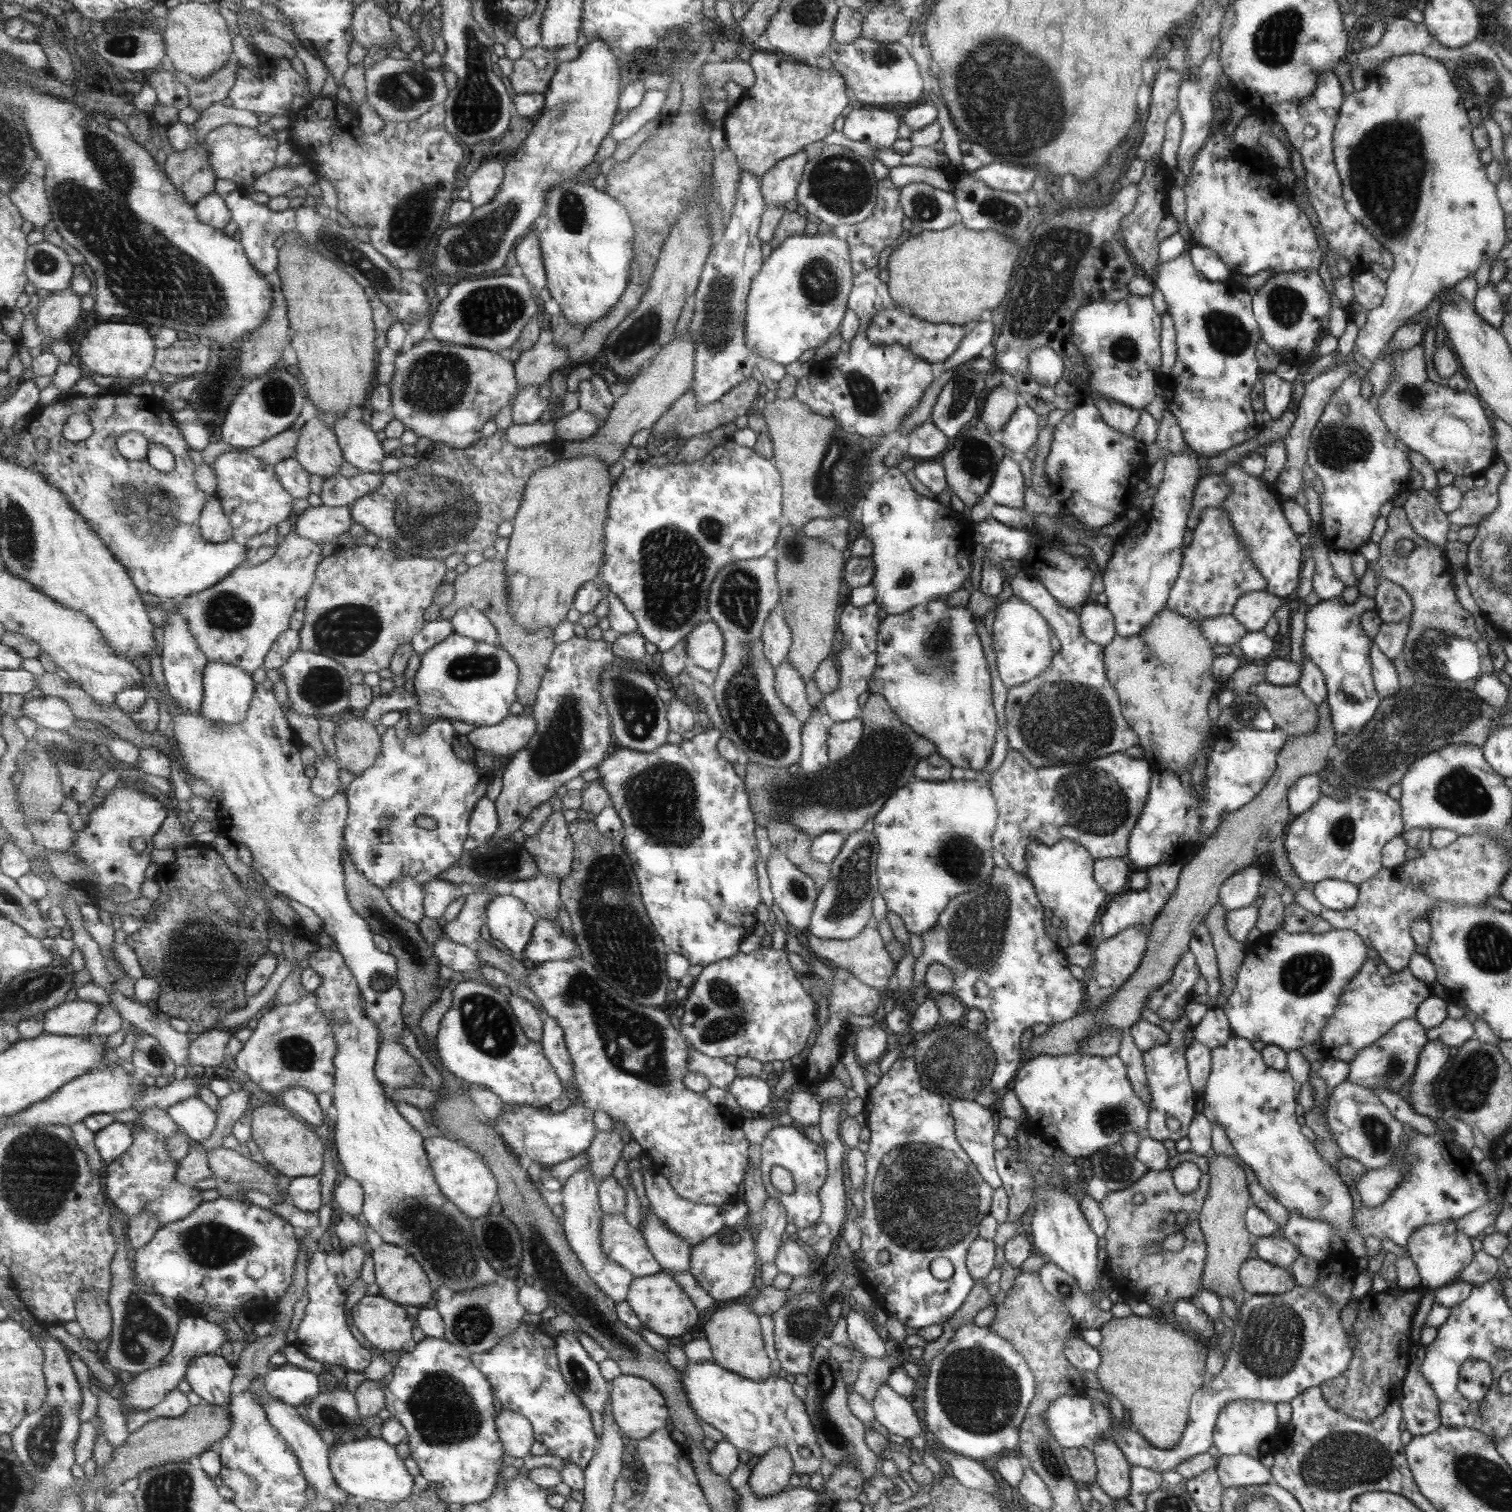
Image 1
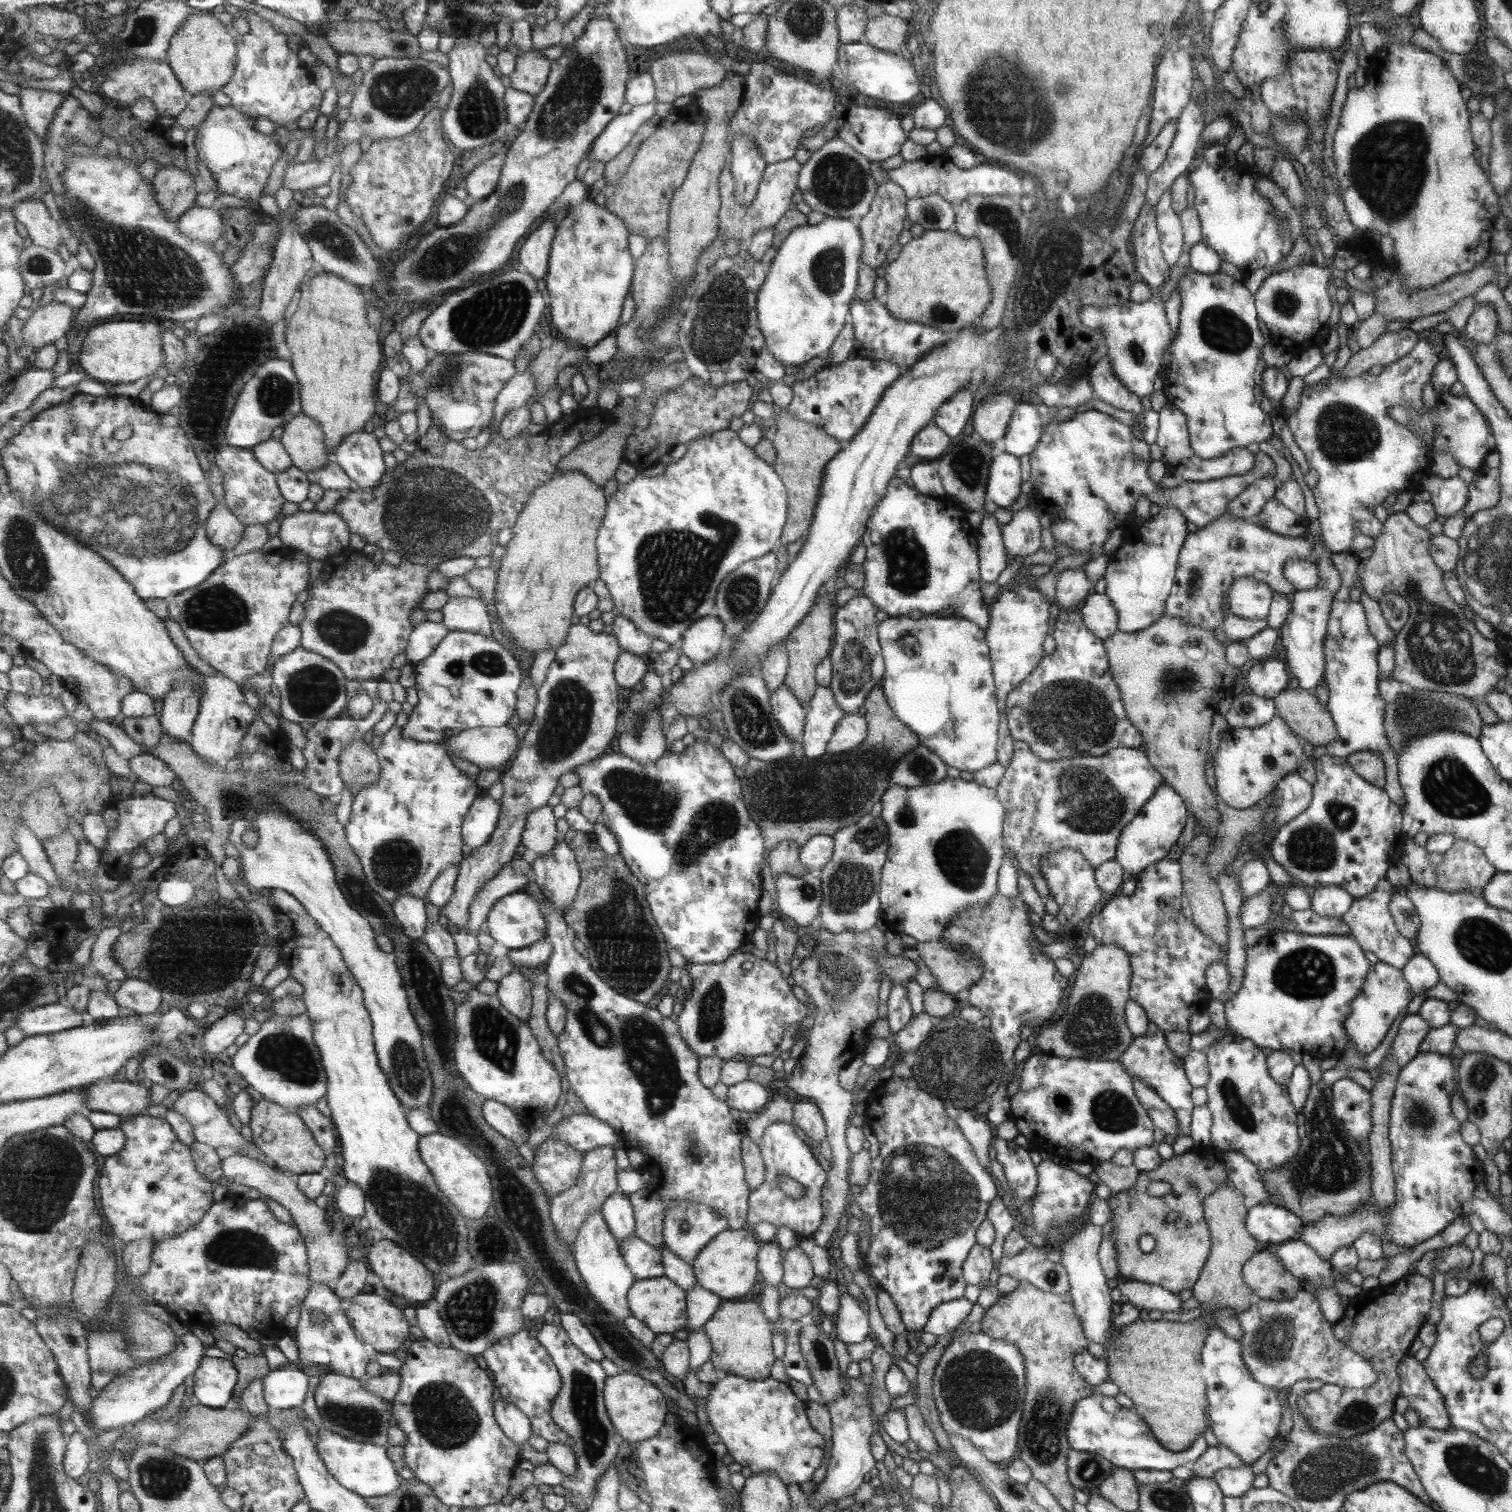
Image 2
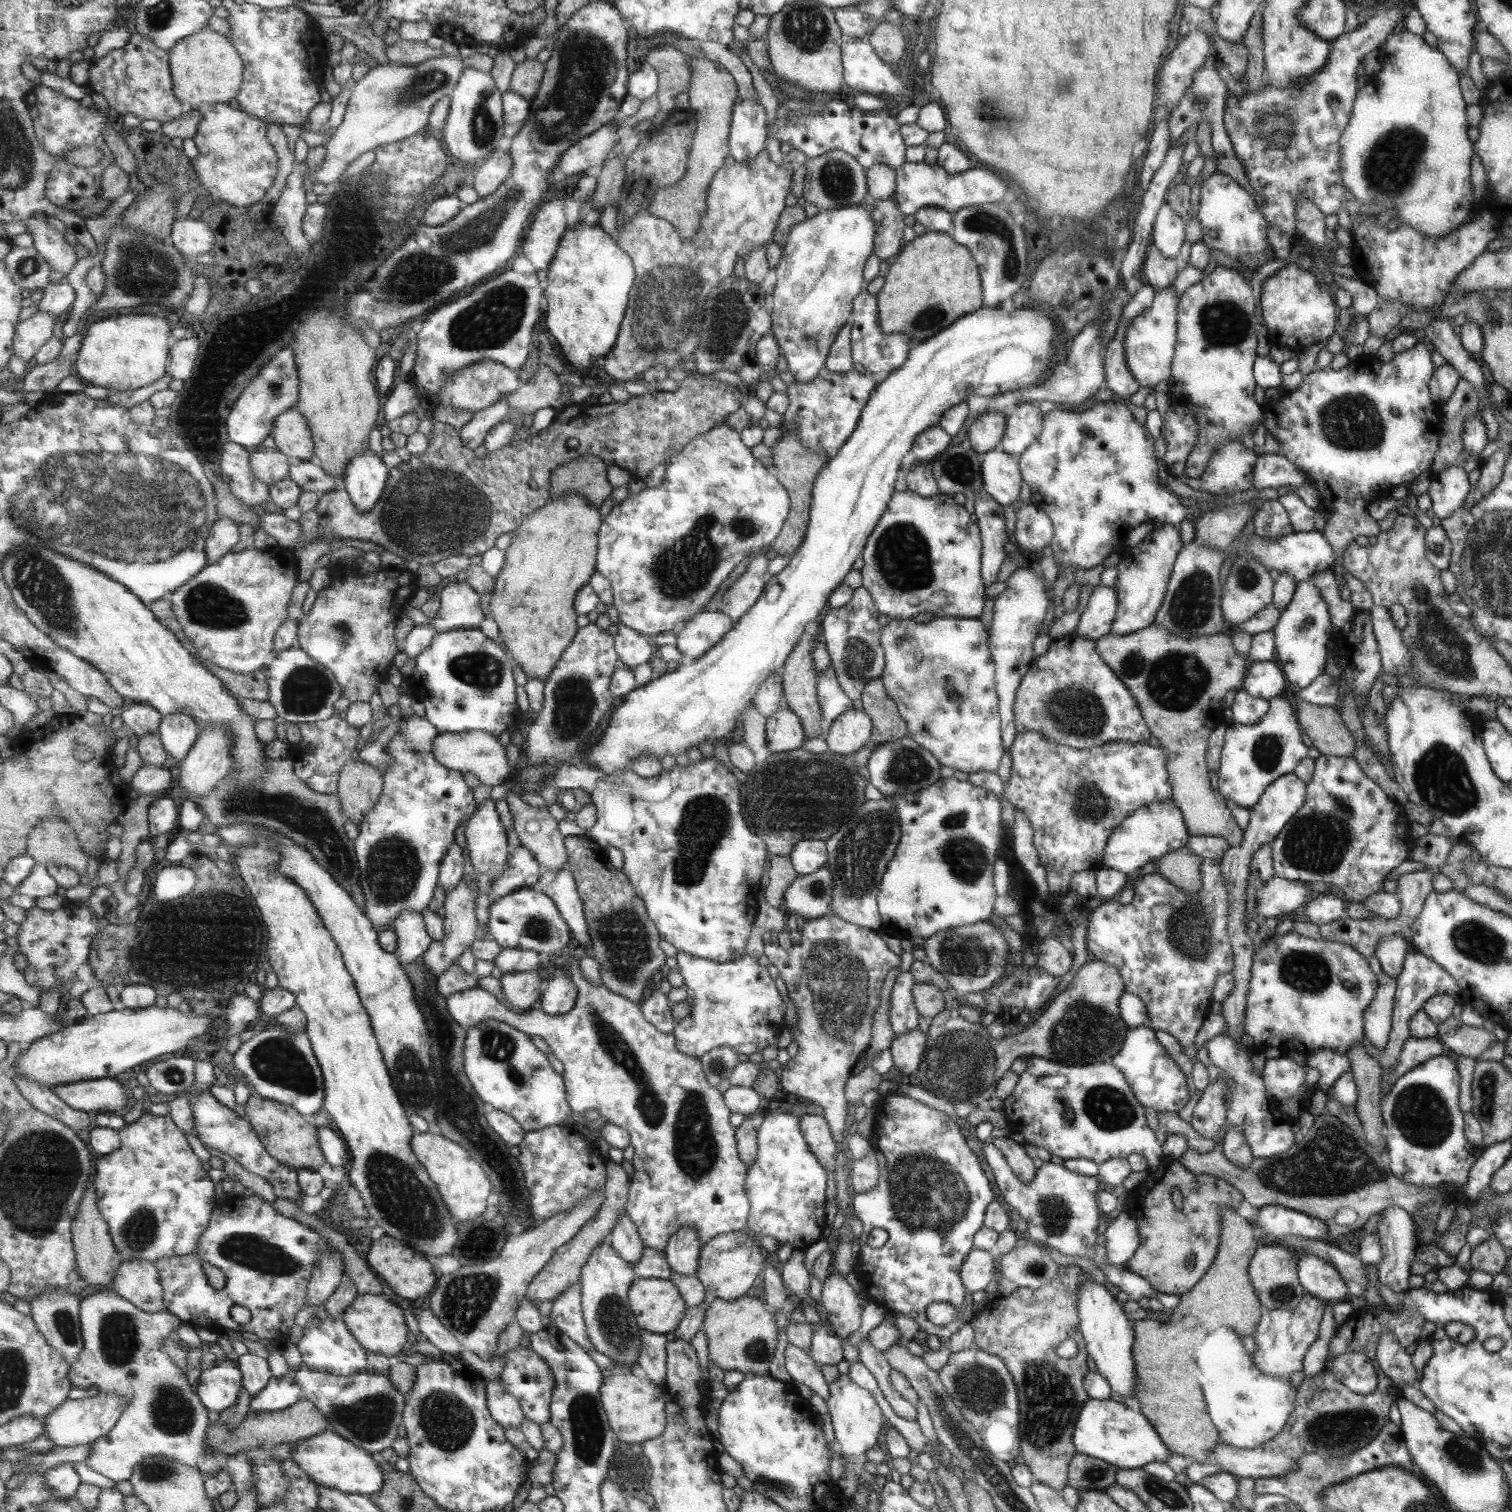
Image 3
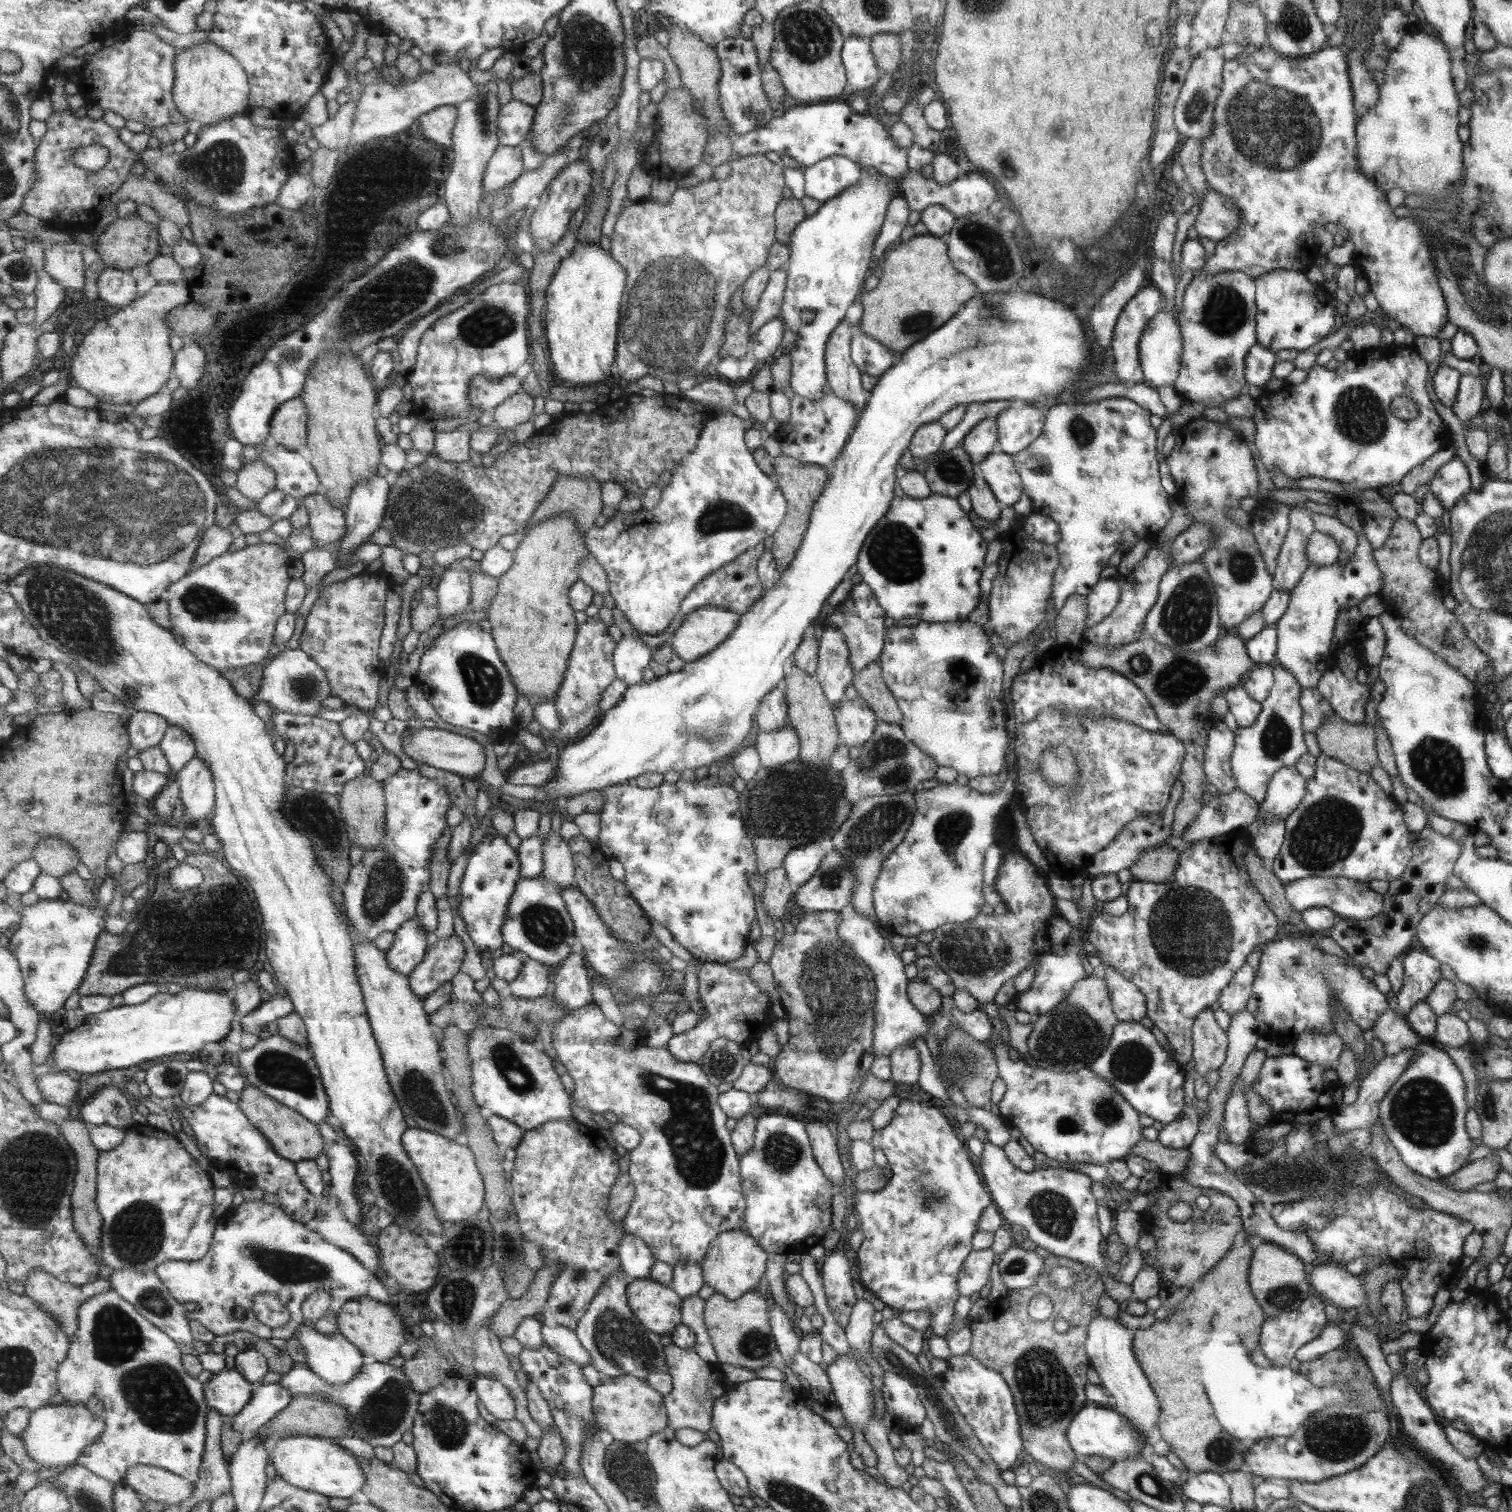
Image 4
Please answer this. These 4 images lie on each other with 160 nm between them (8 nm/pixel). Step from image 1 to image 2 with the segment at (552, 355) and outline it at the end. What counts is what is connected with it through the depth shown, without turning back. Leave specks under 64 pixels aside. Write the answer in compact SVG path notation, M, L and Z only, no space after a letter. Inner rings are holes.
M530 369L523 374L517 373L507 386L499 393L498 402L495 405L495 418L493 423L502 421L516 408L521 408L529 402L529 398L536 394L536 382Z

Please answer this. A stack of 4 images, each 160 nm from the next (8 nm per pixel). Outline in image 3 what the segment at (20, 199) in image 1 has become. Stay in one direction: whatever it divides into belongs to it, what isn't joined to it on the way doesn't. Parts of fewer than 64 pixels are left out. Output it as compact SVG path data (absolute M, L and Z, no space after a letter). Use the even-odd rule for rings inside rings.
M41 216L27 219L25 225L34 238L35 248L50 261L54 277L71 274L82 252L75 252L75 247L65 240L63 233L57 232Z

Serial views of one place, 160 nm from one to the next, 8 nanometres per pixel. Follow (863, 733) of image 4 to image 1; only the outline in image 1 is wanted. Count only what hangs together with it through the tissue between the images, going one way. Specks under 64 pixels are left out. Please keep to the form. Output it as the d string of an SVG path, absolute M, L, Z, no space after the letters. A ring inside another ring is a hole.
M853 718L833 723L828 729L826 753L831 763L846 757L855 748L862 734L862 720Z

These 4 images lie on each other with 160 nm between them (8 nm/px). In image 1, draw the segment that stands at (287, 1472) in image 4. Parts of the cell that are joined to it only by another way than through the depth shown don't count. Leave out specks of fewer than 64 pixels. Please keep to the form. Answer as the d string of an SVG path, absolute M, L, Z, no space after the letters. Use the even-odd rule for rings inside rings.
M337 1437L329 1452L329 1468L333 1472L339 1486L359 1500L380 1500L399 1502L405 1500L416 1490L415 1482L403 1458L399 1457L395 1446L389 1445L384 1439L360 1439L341 1442Z

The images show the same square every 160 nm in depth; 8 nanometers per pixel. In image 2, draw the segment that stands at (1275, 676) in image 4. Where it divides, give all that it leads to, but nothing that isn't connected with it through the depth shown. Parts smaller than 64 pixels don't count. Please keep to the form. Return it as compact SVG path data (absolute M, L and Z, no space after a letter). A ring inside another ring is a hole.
M1277 715L1255 728L1227 727L1221 734L1212 763L1217 796L1237 810L1247 810L1267 798L1278 780L1295 773L1295 766L1303 756L1295 735L1290 725Z

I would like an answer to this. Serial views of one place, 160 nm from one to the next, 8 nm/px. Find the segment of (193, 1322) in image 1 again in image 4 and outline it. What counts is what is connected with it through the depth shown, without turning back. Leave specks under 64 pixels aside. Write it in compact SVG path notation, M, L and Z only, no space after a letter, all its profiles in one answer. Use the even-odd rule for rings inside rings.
M69 1400L59 1406L46 1406L39 1411L33 1411L31 1424L22 1432L22 1442L27 1448L27 1453L38 1466L43 1468L65 1468L70 1464L75 1465L77 1458L85 1452L85 1446L96 1442L107 1425L107 1414L102 1413L97 1417L85 1405L73 1405Z

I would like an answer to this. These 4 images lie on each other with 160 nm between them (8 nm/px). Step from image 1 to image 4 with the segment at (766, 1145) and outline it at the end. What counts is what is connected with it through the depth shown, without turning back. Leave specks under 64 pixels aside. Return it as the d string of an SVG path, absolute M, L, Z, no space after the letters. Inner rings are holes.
M775 1113L760 1115L756 1118L753 1144L739 1156L739 1169L747 1205L743 1230L750 1232L767 1254L786 1255L795 1252L803 1255L808 1254L811 1247L819 1245L821 1238L829 1232L831 1184L814 1159L805 1122Z

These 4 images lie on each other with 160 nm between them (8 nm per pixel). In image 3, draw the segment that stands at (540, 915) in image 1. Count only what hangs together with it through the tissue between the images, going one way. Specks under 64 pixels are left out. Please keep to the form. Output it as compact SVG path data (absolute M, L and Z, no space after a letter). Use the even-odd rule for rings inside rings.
M573 951L562 968L580 990L575 1008L567 1014L553 1016L535 1008L526 1010L525 1014L515 1014L496 996L478 986L452 994L448 998L449 1012L467 1031L492 1018L507 1022L529 1036L540 1036L552 1055L564 1065L567 1102L571 1110L582 1115L587 1110L598 1110L610 1123L631 1133L635 1173L626 1214L637 1225L646 1247L666 1252L671 1237L689 1224L701 1245L715 1235L743 1230L745 1220L749 1218L747 1208L750 1208L745 1191L747 1166L741 1164L742 1159L738 1156L735 1128L728 1121L730 1109L723 1106L721 1094L709 1086L698 1057L687 1056L679 1050L675 1034L665 1035L647 1022L640 1004L613 992L604 983L593 985L583 978L578 951Z

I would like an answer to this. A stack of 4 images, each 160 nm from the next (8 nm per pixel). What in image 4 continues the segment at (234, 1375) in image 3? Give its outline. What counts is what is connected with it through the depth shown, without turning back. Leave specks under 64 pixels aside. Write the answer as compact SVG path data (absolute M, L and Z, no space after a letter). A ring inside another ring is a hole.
M236 1368L221 1370L206 1384L206 1400L220 1414L238 1416L251 1403L256 1386Z

